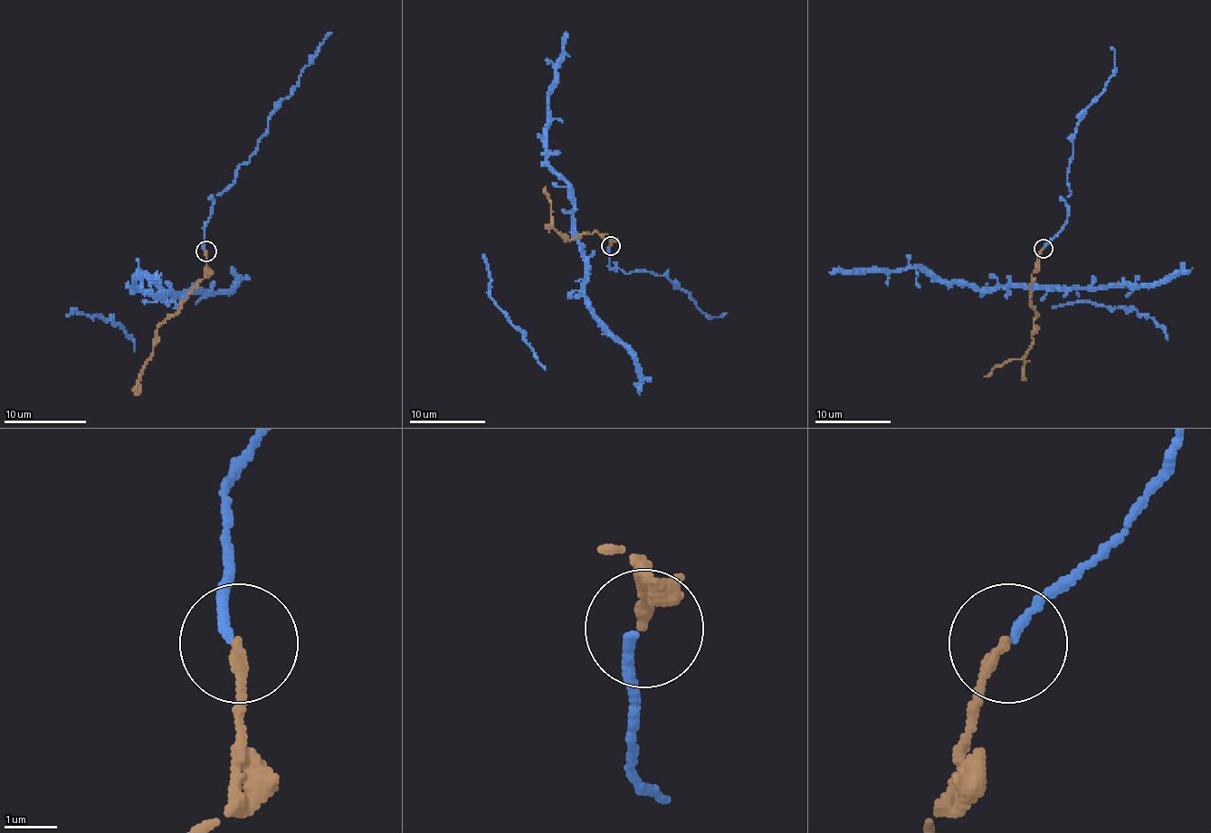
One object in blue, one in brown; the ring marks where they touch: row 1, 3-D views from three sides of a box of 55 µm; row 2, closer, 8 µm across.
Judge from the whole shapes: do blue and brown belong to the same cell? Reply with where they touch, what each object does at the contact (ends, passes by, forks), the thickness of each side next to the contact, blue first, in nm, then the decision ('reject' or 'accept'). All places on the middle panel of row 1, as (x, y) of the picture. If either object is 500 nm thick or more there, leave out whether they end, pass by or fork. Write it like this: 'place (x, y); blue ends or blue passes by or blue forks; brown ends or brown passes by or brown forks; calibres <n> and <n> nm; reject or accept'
place (611, 246); blue ends; brown ends; calibres 160 and 200 nm; accept

